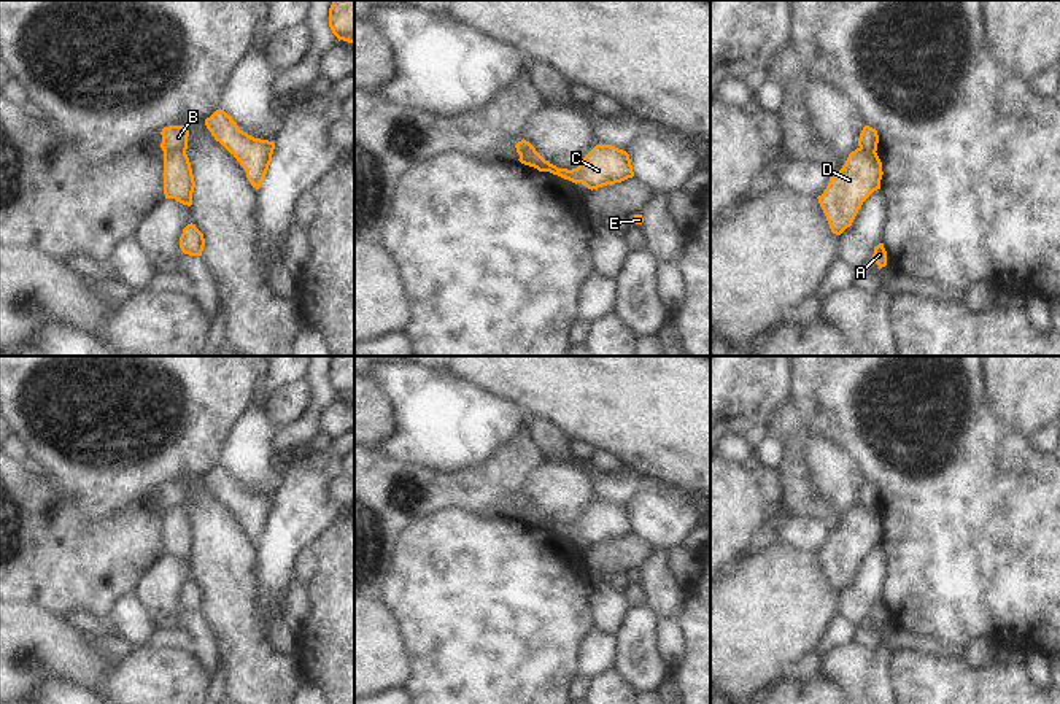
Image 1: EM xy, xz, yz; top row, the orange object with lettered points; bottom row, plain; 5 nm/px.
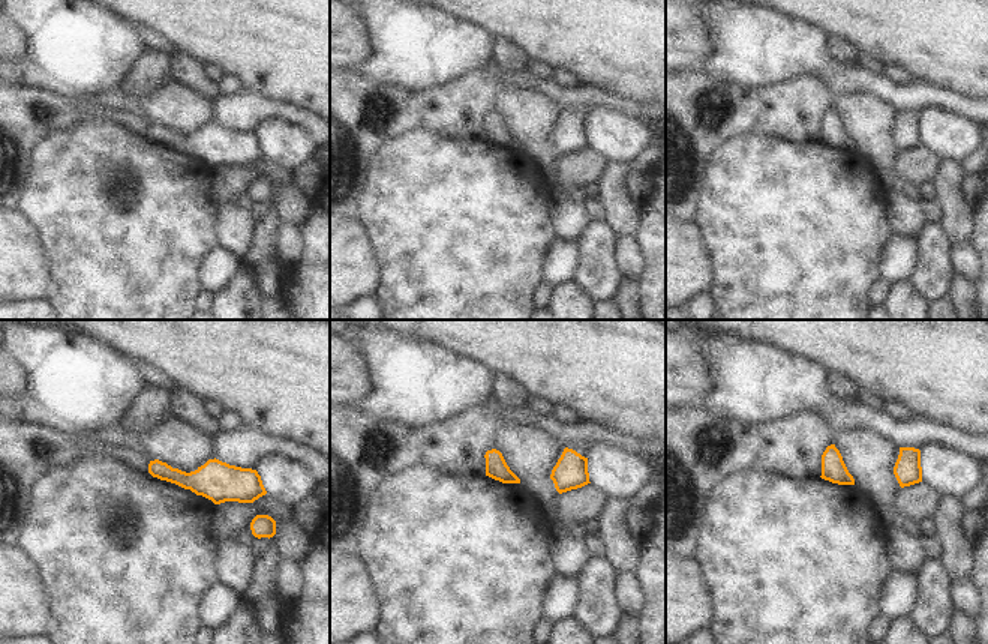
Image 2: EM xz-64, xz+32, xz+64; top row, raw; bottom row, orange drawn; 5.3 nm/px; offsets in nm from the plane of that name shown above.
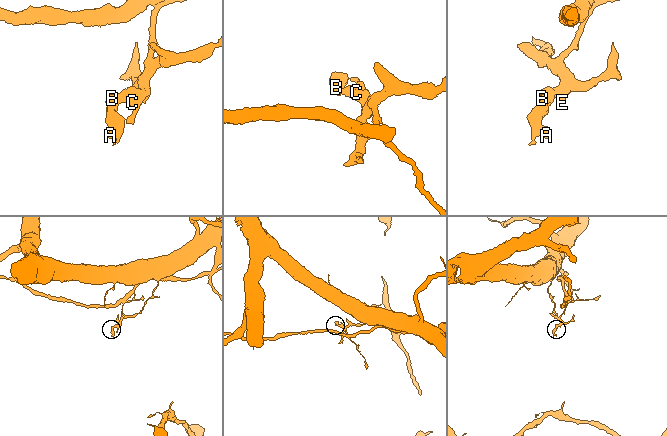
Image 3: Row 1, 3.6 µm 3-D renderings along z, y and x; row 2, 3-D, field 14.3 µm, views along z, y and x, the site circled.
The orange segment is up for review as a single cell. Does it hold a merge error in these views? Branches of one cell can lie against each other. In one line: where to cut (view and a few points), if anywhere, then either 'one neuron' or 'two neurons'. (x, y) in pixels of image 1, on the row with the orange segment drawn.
xy (185, 151), (164, 153) | two neurons

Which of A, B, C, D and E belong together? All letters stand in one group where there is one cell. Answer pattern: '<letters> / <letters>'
A D / B C E

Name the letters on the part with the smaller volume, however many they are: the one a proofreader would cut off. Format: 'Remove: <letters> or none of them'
Remove: A, D

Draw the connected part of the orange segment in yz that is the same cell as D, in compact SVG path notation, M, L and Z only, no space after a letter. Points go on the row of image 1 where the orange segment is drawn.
M857 148L849 154L825 192L817 197L833 234L841 235L852 226L863 202L880 189L882 175L877 153Z

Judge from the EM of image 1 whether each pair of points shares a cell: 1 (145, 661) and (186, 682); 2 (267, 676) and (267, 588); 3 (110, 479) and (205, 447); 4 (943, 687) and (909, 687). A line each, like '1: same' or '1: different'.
1: same
2: different
3: same
4: same

